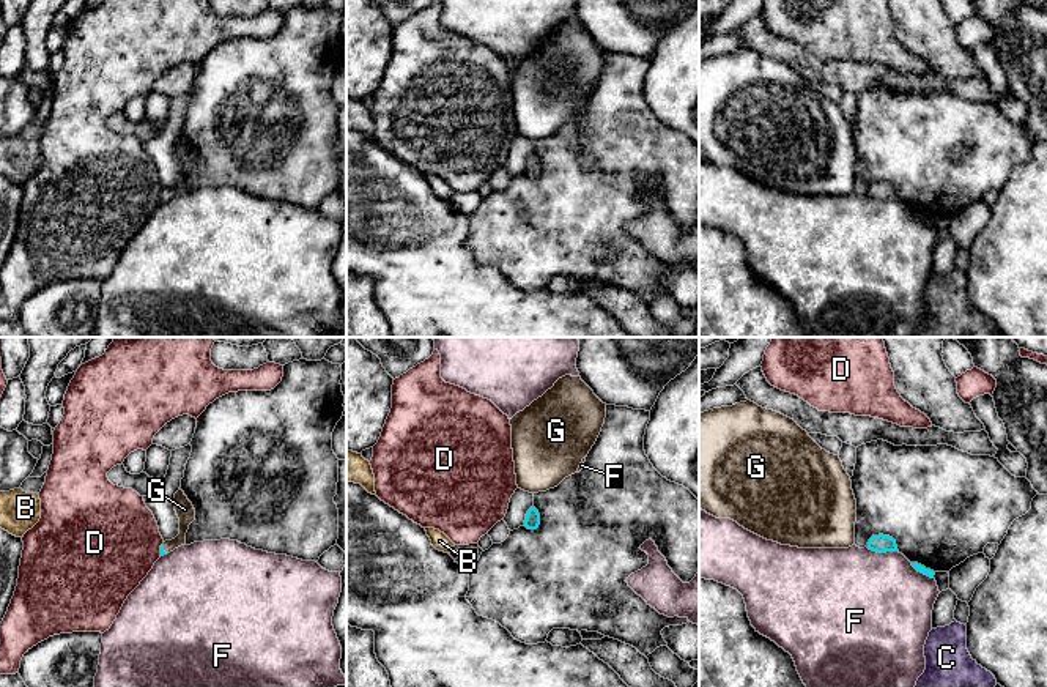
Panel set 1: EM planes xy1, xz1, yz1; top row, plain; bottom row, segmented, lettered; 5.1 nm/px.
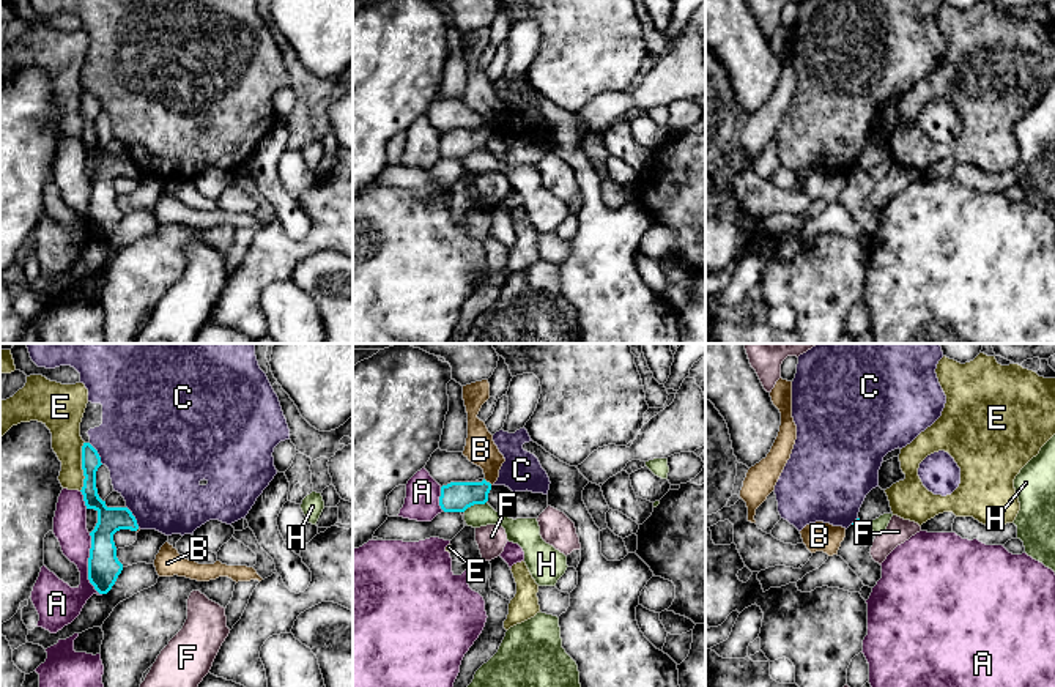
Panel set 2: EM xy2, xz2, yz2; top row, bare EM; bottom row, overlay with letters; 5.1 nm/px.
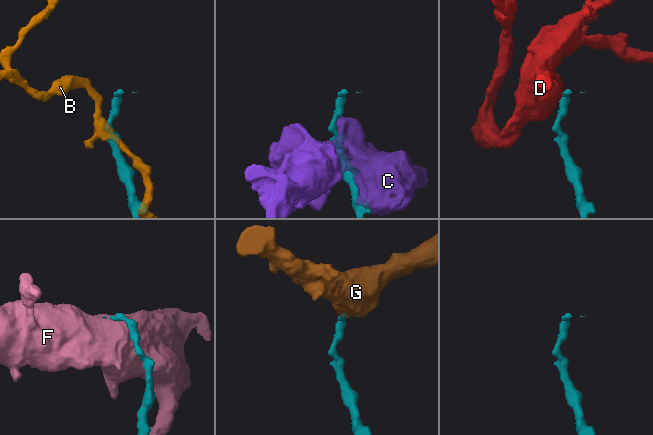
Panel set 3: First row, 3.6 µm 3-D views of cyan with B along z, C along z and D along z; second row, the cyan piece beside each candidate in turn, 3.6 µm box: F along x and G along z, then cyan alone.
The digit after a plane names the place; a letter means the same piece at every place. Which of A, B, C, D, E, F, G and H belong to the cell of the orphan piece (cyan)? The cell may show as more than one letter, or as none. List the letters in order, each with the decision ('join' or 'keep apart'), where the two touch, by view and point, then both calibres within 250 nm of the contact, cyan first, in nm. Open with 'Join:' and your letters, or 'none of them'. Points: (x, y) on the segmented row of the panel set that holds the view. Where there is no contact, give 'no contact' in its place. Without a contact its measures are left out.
Join: G
A: keep apart | xy2 (88, 564) | 160/220 nm
B: keep apart | xz2 (488, 482) | 160/160 nm
C: keep apart | xy2 (98, 454) | 100/480 nm
D: keep apart | xy1 (161, 549) | 20/480 nm
E: keep apart | xy2 (82, 467) | 100/160 nm
F: keep apart | yz1 (882, 552) | 90/500 nm
G: join | xy1 (162, 549) | 20/90 nm
H: keep apart | xz2 (474, 503) | 160/120 nm

